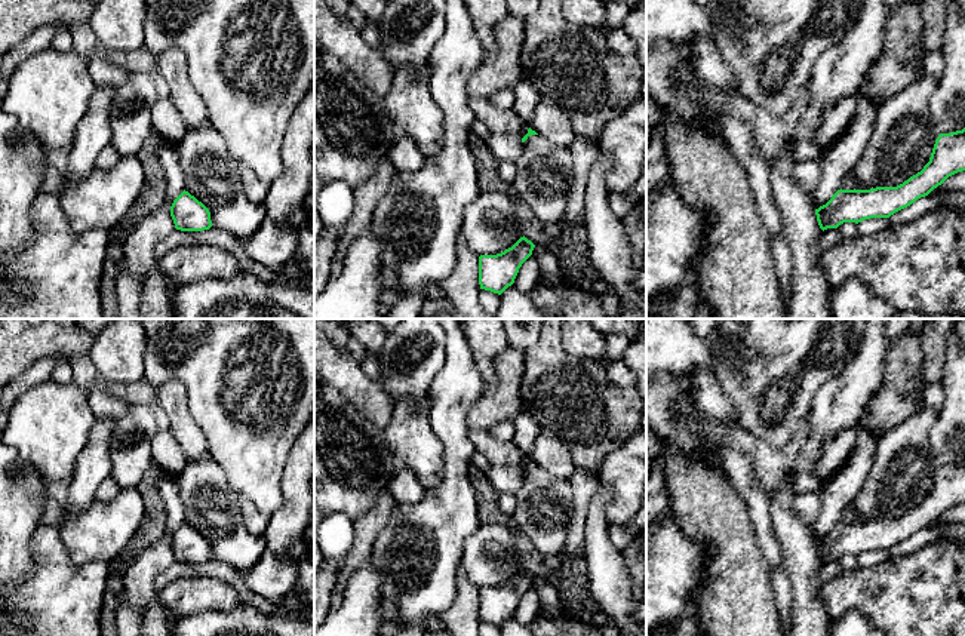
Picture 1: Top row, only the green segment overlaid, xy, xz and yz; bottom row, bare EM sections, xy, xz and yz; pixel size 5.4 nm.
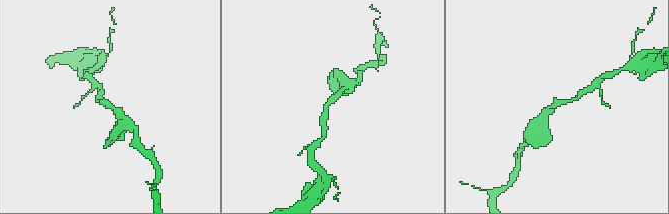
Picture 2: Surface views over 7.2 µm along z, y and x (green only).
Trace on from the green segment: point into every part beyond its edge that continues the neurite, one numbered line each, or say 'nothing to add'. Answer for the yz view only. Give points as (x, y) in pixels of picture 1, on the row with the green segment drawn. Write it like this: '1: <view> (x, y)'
nothing to add

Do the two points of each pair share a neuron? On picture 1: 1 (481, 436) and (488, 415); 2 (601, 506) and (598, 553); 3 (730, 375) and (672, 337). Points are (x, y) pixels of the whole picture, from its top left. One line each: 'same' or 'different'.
1: different
2: same
3: different

